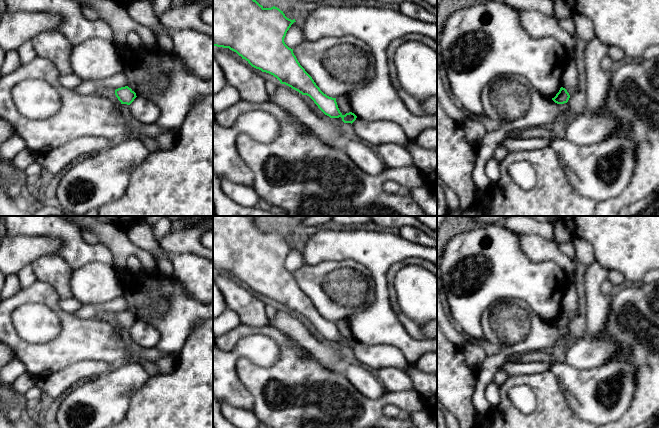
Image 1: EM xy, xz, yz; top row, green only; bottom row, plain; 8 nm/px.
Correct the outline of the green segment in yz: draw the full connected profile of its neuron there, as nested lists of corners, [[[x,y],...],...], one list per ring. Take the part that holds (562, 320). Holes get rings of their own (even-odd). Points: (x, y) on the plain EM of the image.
[[[561,311],[559,316],[556,318],[554,322],[552,322],[552,324],[557,328],[564,328],[568,326],[569,322],[570,322],[570,319],[567,316],[567,314]]]

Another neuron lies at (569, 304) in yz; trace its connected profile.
[[[571,283],[563,294],[561,301],[562,311],[567,314],[569,319],[573,319],[578,312],[579,298],[575,283]]]

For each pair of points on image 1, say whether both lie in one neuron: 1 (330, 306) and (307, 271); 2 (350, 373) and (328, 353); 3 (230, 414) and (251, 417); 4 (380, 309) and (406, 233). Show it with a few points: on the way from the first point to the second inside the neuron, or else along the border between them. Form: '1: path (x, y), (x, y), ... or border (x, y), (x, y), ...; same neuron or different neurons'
1: path (321, 297), (312, 288), (310, 280); same neuron
2: border (345, 364), (343, 371); different neurons
3: path (235, 415), (246, 417); same neuron
4: border (398, 234), (408, 240), (426, 246); different neurons

